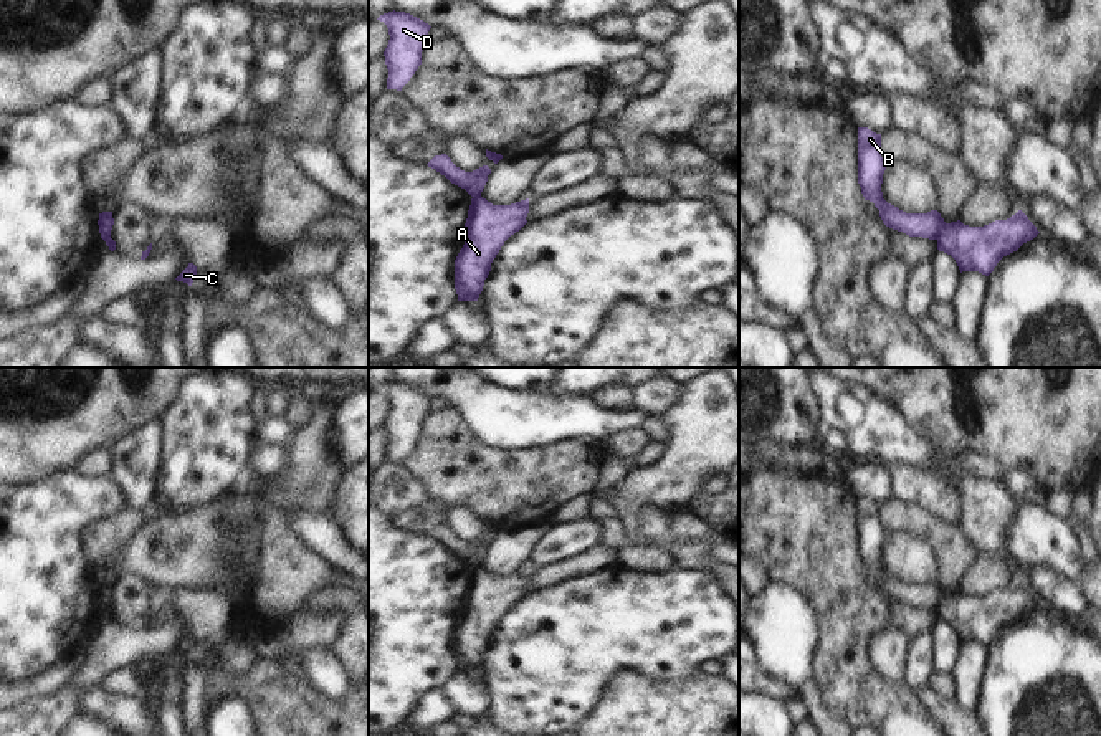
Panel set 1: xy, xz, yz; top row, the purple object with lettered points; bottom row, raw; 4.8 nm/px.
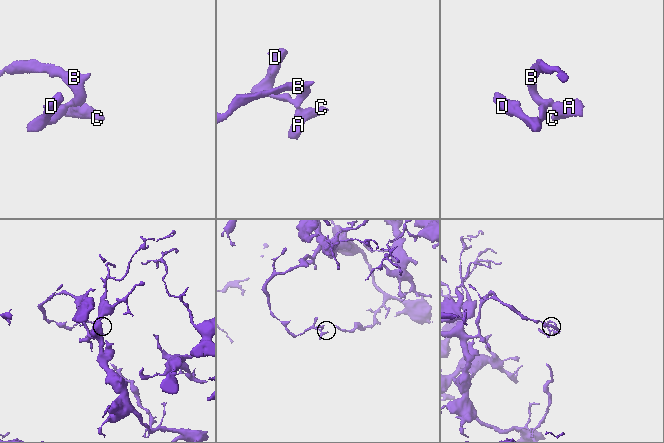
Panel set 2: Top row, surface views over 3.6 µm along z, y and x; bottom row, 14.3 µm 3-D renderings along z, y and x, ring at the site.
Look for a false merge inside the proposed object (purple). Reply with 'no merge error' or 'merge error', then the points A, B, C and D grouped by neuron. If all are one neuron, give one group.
merge error | A C / B D

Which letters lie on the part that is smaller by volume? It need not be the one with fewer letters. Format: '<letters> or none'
A, C

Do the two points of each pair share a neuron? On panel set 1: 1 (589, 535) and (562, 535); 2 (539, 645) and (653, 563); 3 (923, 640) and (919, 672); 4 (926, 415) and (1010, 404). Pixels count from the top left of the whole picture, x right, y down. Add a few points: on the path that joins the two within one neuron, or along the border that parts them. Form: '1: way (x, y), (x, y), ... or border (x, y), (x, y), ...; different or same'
1: way (582, 535), (569, 535); same
2: border (675, 566), (665, 571), (617, 569); different
3: way (921, 649), (921, 664); same
4: way (948, 417), (971, 437), (989, 424); same

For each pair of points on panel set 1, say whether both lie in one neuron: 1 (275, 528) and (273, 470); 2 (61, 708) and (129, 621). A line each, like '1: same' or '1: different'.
1: different
2: different

